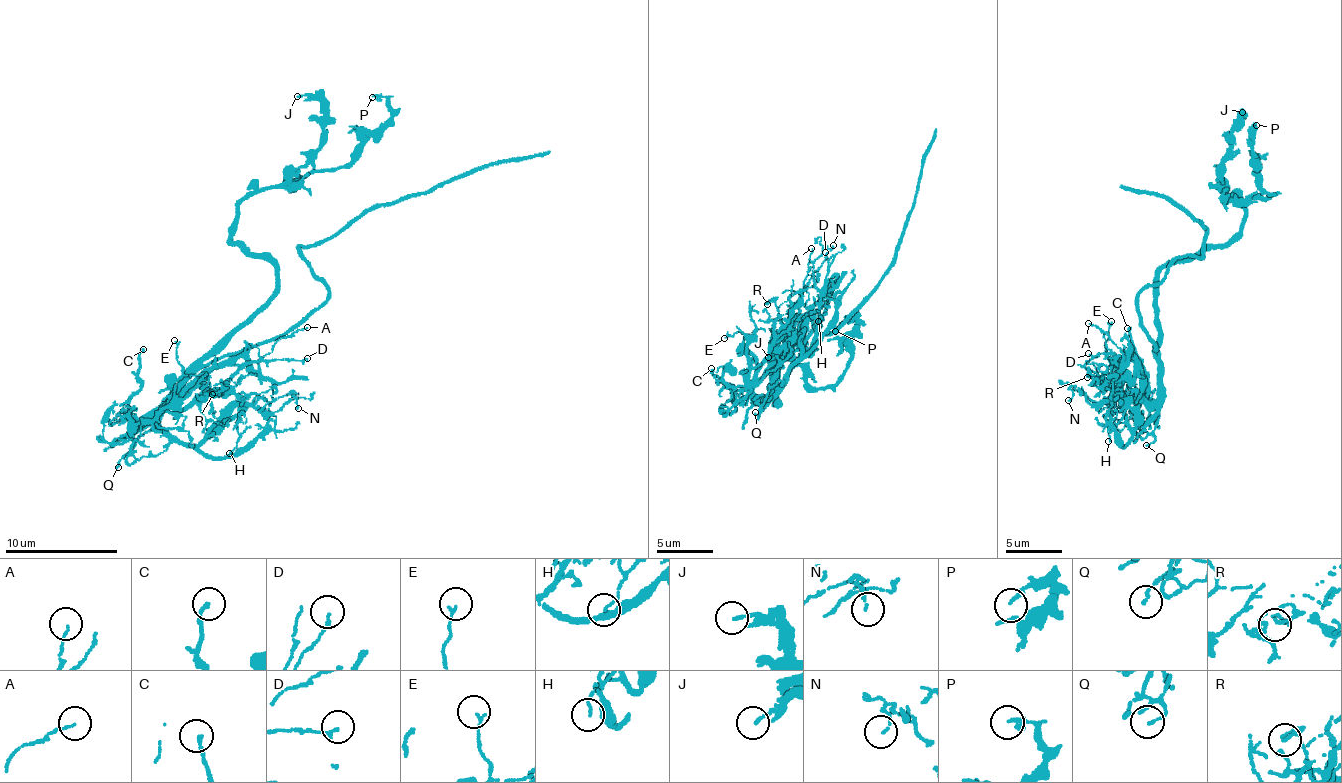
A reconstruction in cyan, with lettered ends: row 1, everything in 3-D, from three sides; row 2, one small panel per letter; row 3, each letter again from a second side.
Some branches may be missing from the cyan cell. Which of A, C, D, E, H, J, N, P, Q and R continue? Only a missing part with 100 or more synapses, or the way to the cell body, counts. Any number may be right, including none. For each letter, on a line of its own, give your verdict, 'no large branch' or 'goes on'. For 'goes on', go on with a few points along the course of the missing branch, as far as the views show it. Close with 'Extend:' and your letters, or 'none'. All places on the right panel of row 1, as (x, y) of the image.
A: no large branch
C: no large branch
D: no large branch
E: no large branch
H: no large branch
J: no large branch
N: no large branch
P: no large branch
Q: no large branch
R: no large branch
Extend: none

